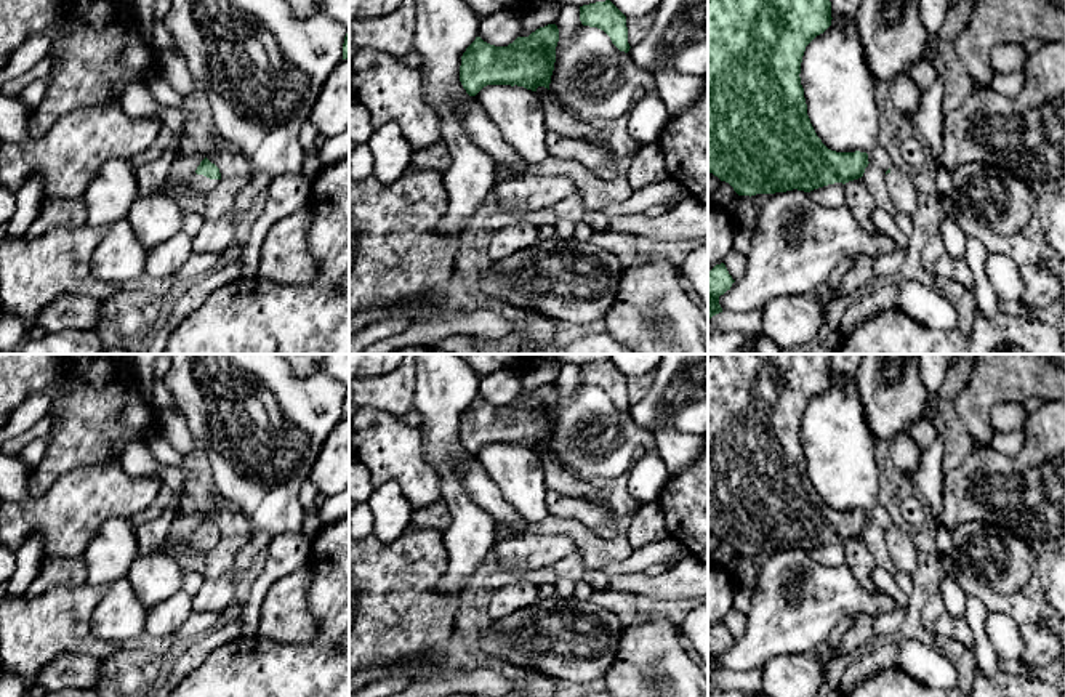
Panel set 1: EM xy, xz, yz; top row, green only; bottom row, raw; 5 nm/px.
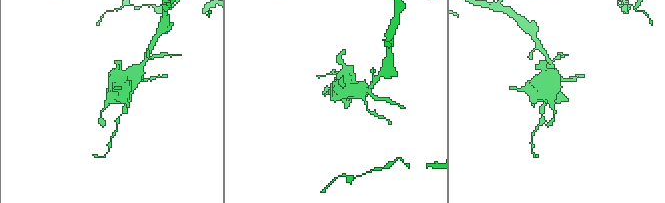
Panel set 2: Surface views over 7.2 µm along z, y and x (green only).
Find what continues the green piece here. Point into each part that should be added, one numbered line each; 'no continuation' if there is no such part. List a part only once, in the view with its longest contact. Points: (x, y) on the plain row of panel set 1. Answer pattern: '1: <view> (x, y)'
1: xy (197, 542)

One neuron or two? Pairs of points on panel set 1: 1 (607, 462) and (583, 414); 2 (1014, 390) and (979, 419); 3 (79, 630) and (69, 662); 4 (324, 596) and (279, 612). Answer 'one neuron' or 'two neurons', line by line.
1: one neuron
2: one neuron
3: two neurons
4: two neurons

